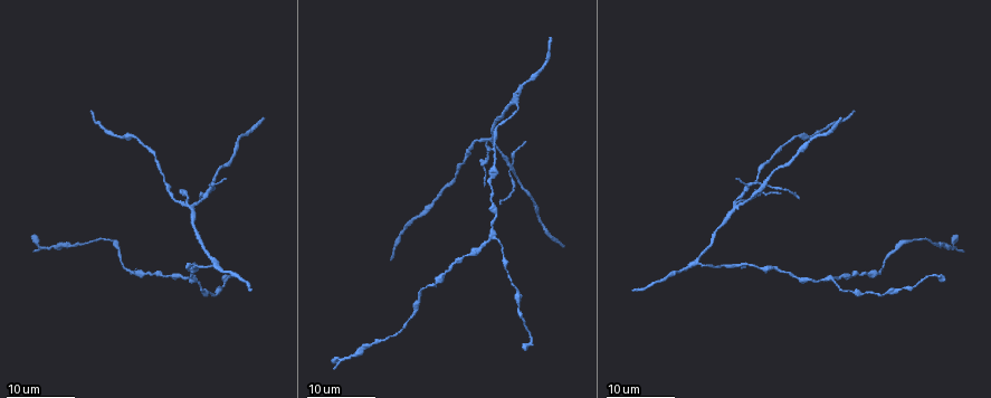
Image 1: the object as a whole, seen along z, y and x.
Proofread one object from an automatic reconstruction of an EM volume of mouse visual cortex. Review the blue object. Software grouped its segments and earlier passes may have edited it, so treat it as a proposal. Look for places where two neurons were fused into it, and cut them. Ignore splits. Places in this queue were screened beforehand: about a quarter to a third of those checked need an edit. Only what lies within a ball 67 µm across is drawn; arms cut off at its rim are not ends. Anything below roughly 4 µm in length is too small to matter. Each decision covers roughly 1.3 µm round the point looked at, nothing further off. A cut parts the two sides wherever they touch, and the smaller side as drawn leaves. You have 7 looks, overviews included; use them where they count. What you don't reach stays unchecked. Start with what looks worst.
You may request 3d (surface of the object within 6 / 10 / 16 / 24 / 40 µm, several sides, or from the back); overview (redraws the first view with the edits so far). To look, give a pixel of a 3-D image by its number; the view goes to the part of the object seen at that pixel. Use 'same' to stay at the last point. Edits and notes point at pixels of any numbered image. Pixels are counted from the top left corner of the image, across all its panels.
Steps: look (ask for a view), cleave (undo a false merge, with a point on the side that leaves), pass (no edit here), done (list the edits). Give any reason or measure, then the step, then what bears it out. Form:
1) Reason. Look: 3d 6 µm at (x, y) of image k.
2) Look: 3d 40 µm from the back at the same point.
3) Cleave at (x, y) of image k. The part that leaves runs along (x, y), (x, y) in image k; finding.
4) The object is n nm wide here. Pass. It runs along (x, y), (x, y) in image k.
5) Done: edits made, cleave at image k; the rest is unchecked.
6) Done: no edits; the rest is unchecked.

Small branch off a trunk. Look: 3d 16 µm at (511, 170) of image 1.

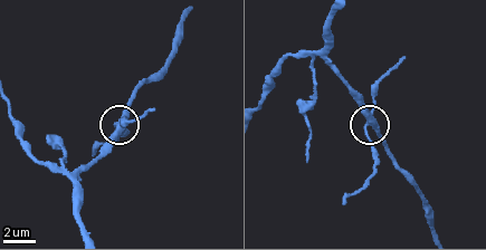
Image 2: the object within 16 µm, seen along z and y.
Look: 3d 10 µm at (374, 123) of image 2.

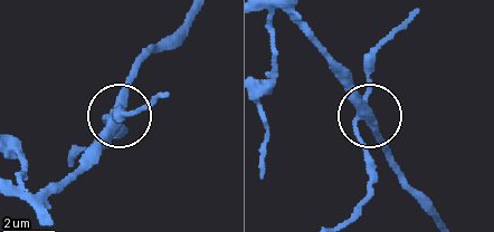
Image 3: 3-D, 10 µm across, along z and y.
The object is 370 nm wide here. Cleave at (364, 150) of image 3. The part that leaves runs along (362, 113), (355, 129), (369, 186), (343, 219) in image 3; a second neuron is stuck on.

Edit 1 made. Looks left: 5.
Look: overview.

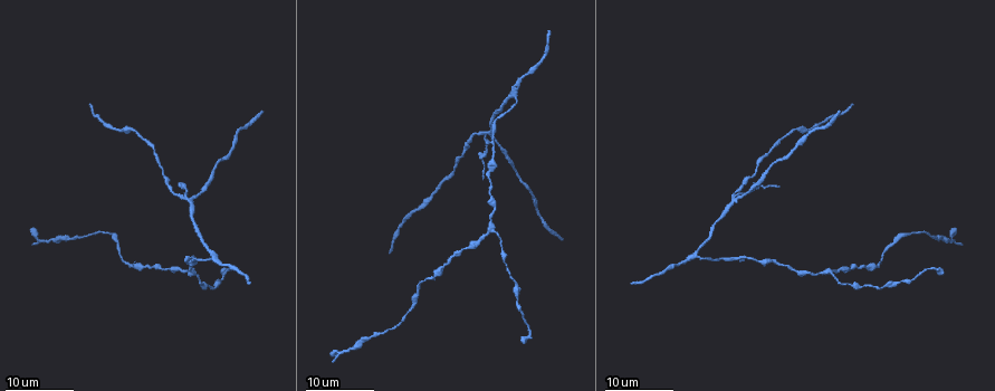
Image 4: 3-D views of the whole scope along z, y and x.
Four-way junction. Look: 3d 24 µm at (831, 272) of image 4.

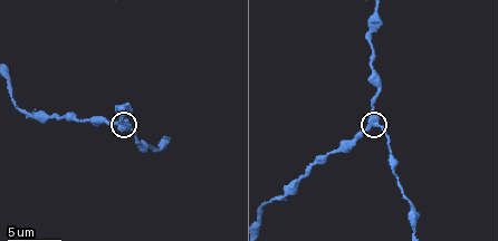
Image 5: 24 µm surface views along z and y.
Look: 3d 6 µm at (379, 125) of image 5.

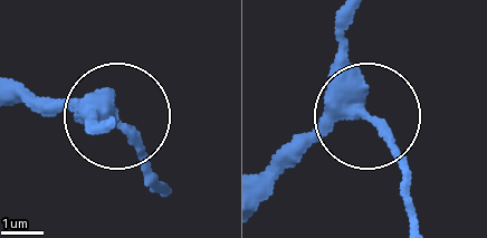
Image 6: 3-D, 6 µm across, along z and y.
4 arms meet here. Pass. It runs along (355, 9), (344, 84), (408, 188) in image 6; all the same neuron.

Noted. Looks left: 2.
Four-way junction. Look: 3d 24 µm at (188, 201) of image 4.

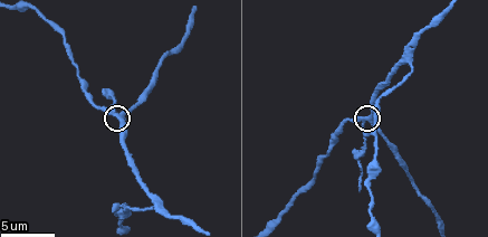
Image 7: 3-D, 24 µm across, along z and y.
Look: 3d 6 µm at (115, 112) of image 7.

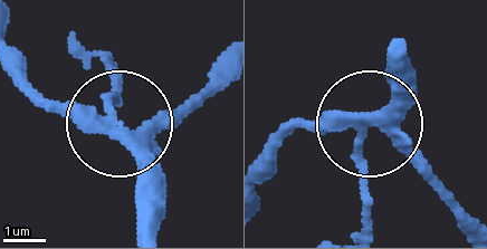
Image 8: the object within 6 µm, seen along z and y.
The side arm is 24 µm long. Cleave at (116, 95) of image 8. The part that leaves runs along (363, 130), (363, 222) in image 8; two neurons meet here.

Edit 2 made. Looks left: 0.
Done: edits made, cleave at image 3, cleave at image 8; the rest is unchecked.

